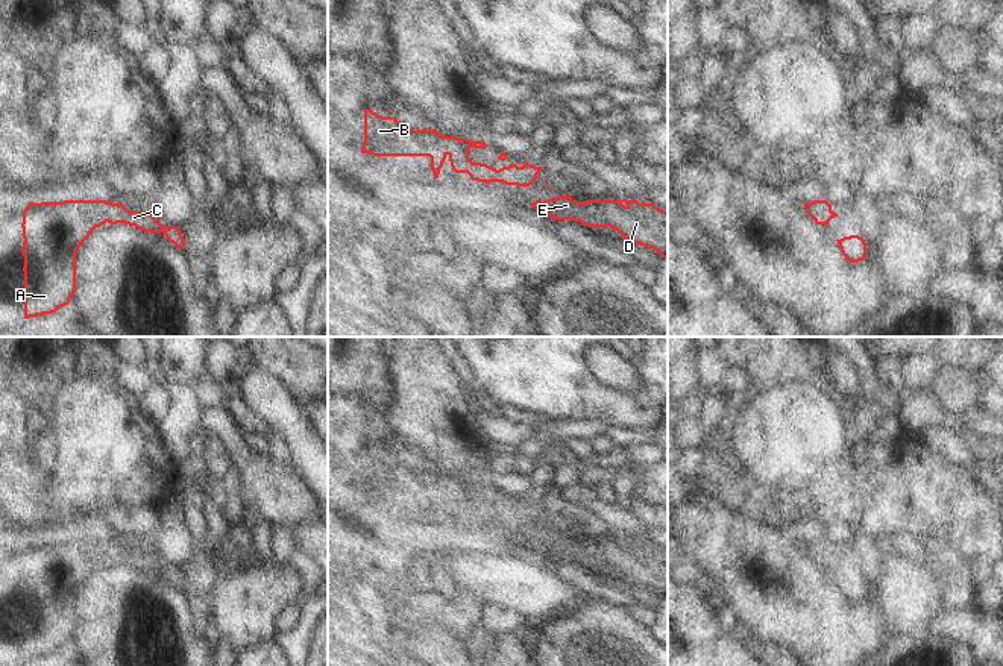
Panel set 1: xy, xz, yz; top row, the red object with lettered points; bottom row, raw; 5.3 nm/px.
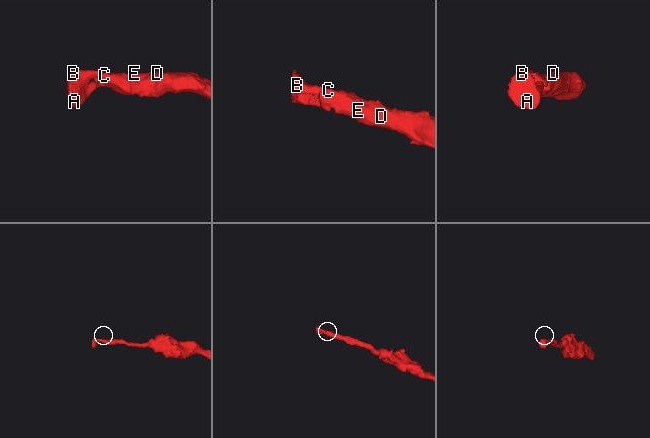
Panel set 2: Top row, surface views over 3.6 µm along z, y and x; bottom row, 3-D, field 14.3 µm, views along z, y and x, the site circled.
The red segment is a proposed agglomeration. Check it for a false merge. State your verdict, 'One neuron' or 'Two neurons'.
One neuron

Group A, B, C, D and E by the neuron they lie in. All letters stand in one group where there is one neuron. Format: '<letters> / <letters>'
A B C D E

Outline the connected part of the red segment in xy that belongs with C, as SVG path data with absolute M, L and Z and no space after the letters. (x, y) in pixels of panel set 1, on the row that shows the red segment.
M106 200L30 202L23 211L24 319L56 313L76 293L76 253L90 234L105 223L124 223L140 231L159 234L178 249L185 246L181 226L162 226L147 211L129 211L123 203Z

